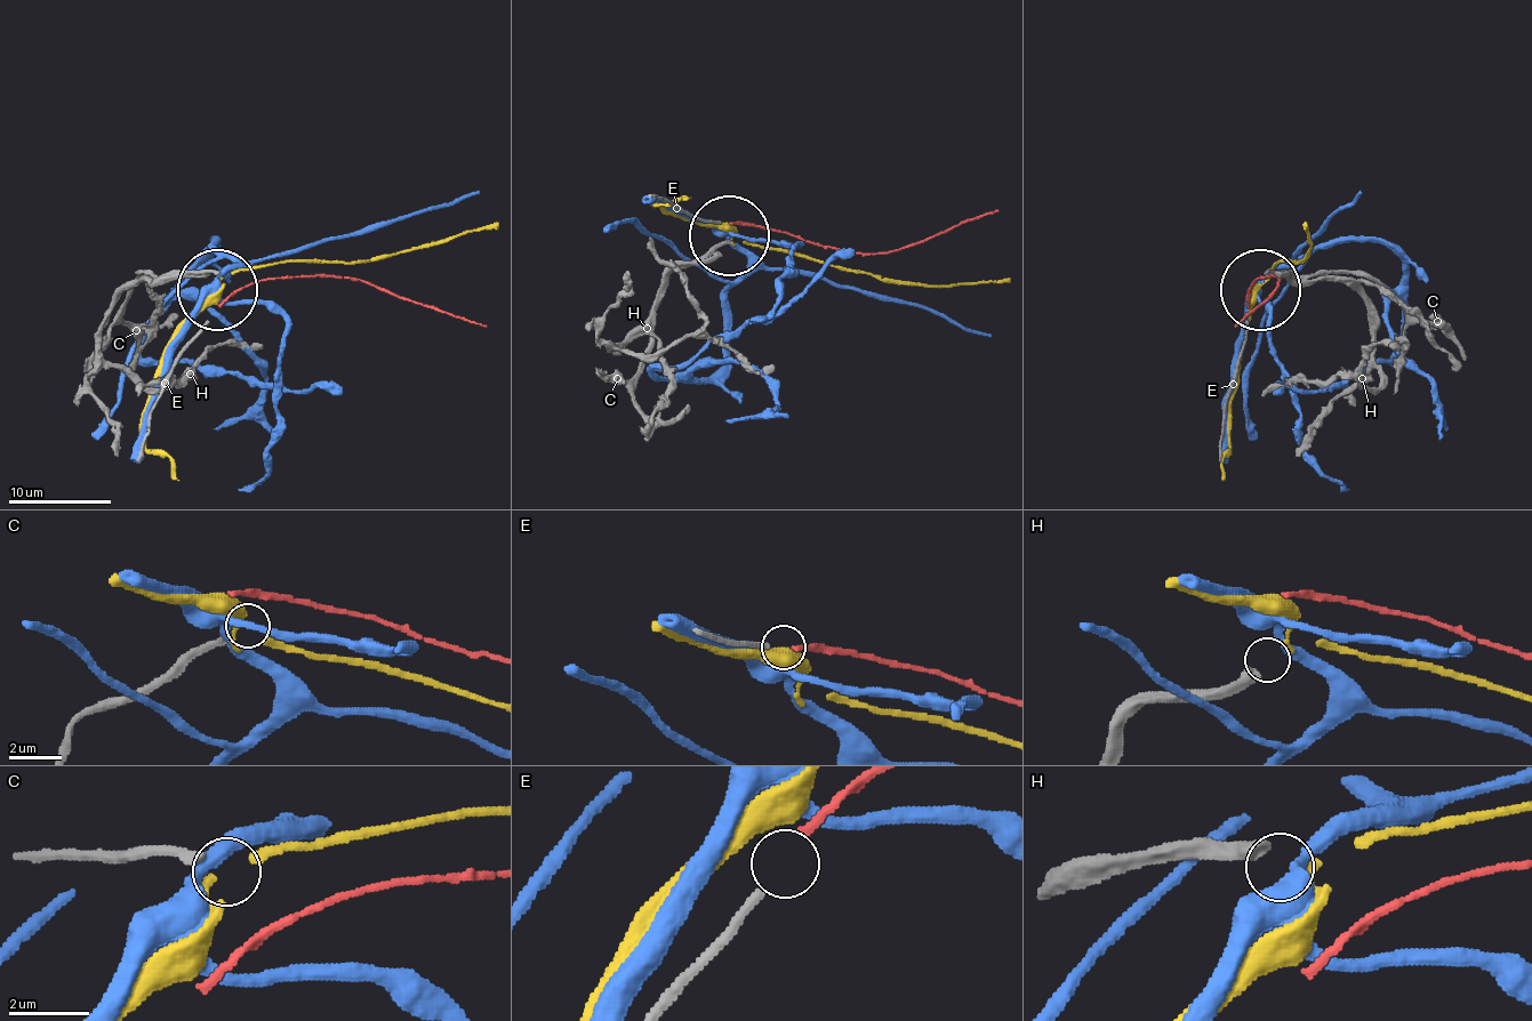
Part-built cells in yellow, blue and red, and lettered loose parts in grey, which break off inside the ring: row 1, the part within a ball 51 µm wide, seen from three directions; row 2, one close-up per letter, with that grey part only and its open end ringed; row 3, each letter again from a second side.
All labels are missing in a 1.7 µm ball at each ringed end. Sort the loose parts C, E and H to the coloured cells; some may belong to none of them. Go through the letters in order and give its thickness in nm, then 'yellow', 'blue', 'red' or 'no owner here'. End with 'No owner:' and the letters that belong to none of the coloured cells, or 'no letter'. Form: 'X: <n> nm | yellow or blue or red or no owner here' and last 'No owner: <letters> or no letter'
C: 240 nm | no owner here
E: 220 nm | red
H: 420 nm | yellow
No owner: C

